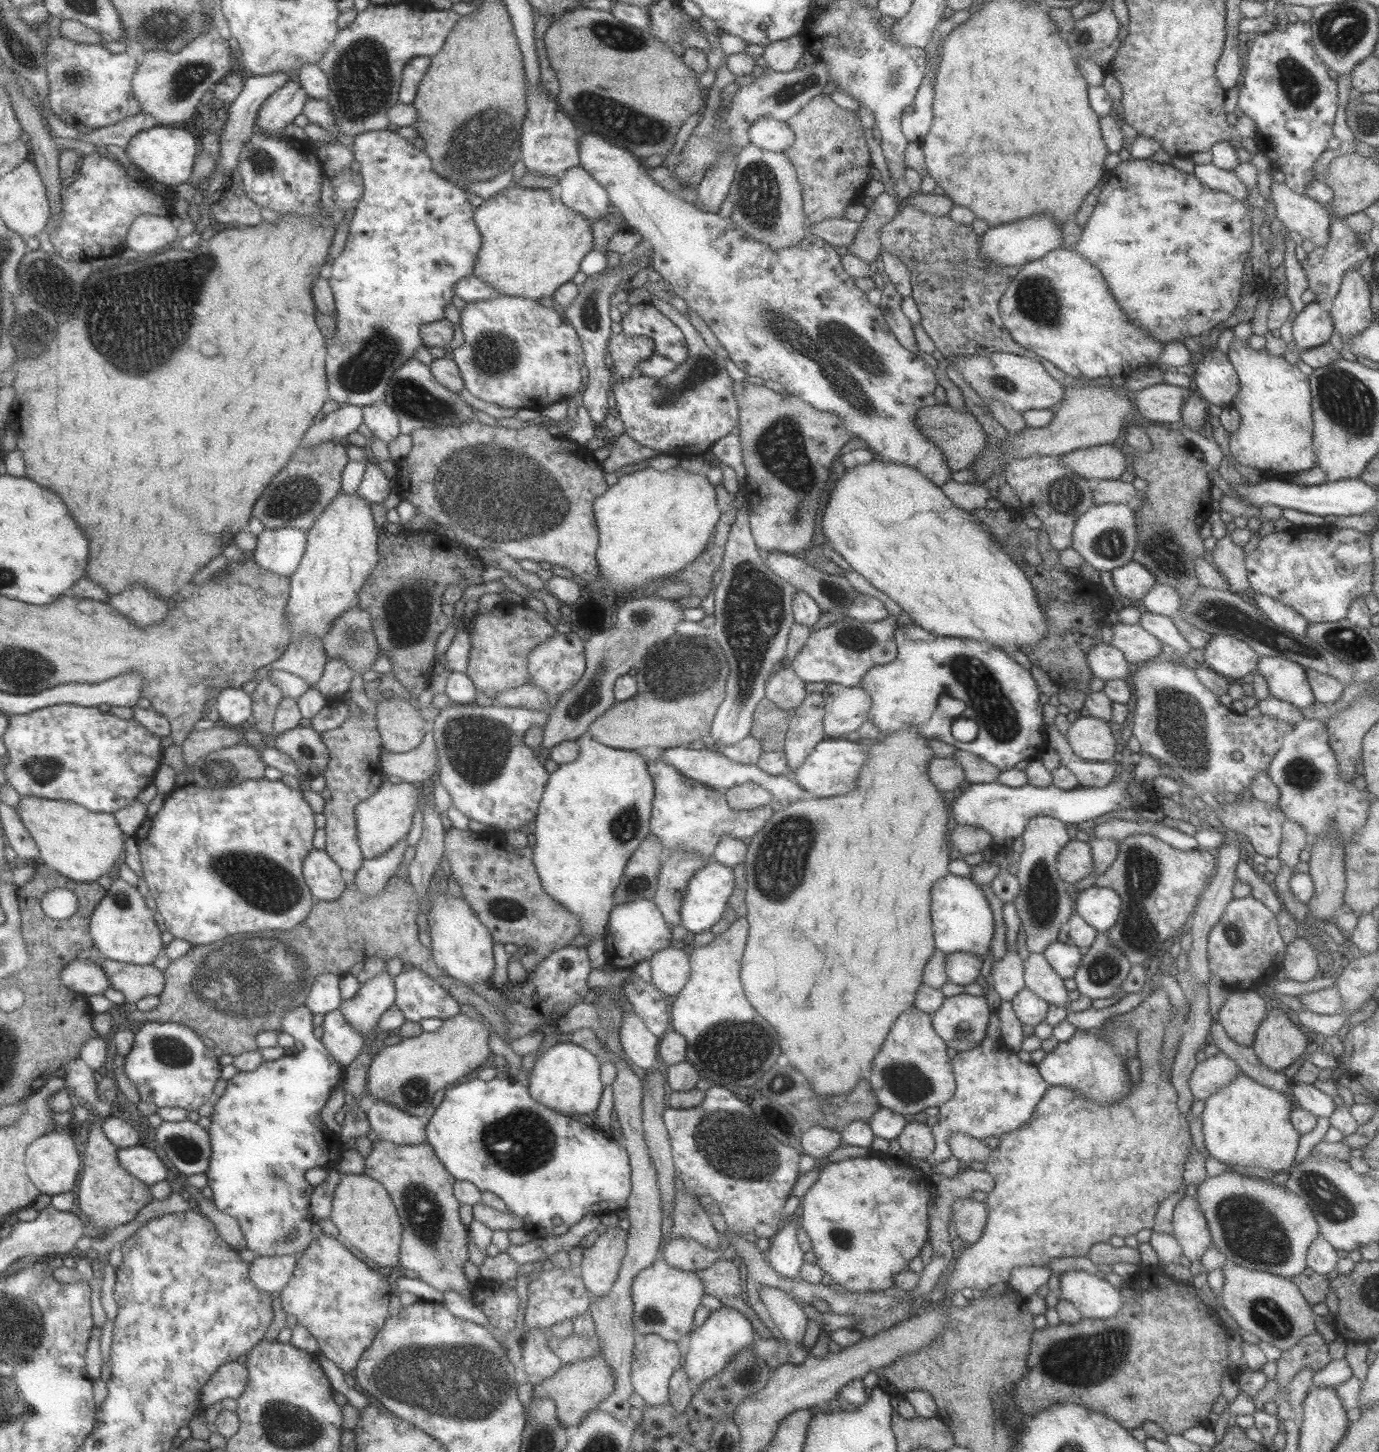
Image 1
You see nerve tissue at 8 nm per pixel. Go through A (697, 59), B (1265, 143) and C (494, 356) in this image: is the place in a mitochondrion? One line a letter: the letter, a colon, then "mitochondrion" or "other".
A: other
B: other
C: mitochondrion

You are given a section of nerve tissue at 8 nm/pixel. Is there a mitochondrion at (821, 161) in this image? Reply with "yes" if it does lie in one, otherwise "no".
no

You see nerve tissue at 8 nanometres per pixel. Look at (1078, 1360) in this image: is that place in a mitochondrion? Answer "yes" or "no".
yes

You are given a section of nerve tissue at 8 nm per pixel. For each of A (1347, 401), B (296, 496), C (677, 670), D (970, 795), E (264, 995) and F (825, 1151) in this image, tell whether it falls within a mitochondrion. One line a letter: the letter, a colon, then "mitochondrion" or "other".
A: mitochondrion
B: mitochondrion
C: mitochondrion
D: other
E: mitochondrion
F: other

